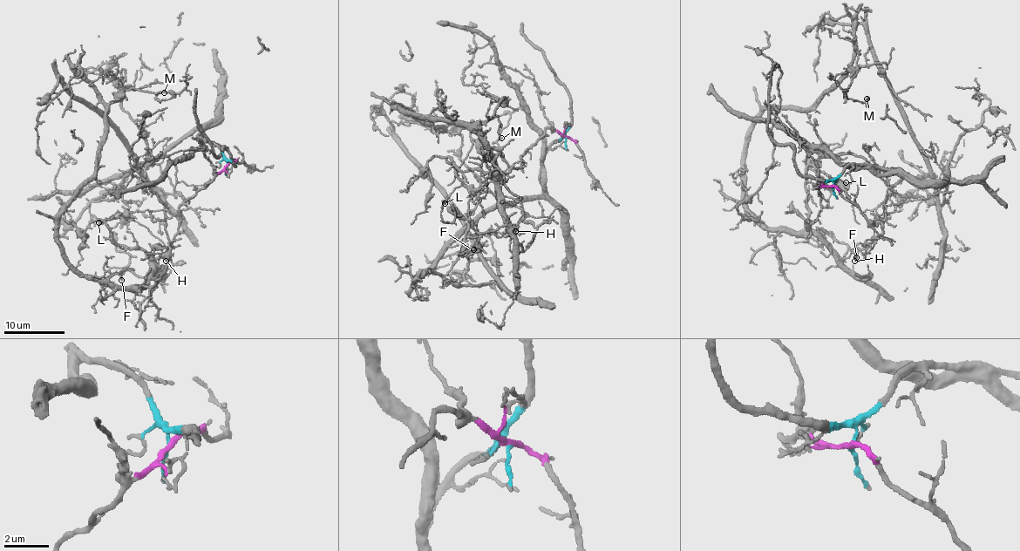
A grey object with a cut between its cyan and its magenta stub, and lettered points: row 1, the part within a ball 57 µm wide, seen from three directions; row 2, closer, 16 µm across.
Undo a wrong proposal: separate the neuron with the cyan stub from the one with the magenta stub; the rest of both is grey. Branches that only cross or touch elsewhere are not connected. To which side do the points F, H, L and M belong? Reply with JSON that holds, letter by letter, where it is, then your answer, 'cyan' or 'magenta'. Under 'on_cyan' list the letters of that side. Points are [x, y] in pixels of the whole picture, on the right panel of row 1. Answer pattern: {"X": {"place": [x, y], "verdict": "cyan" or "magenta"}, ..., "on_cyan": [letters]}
{"F": {"place": [856, 257], "verdict": "magenta"}, "H": {"place": [854, 261], "verdict": "magenta"}, "L": {"place": [846, 182], "verdict": "magenta"}, "M": {"place": [866, 98], "verdict": "magenta"}, "on_cyan": []}

